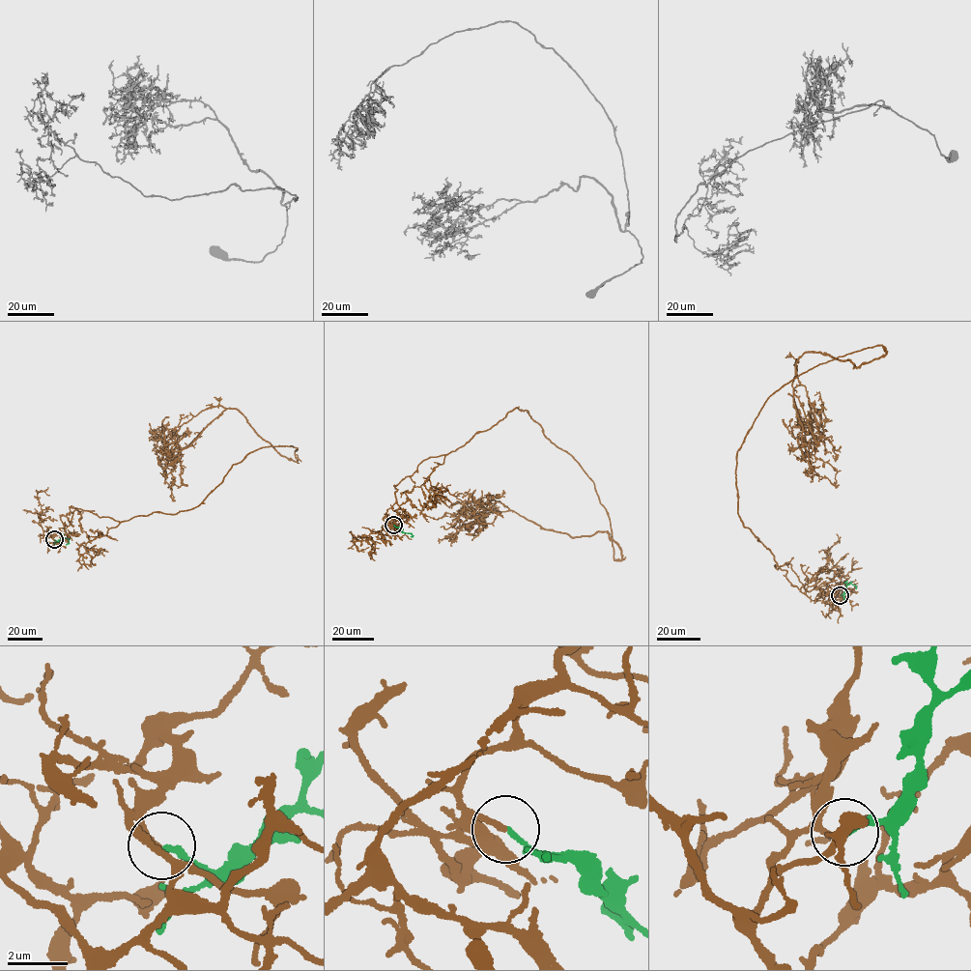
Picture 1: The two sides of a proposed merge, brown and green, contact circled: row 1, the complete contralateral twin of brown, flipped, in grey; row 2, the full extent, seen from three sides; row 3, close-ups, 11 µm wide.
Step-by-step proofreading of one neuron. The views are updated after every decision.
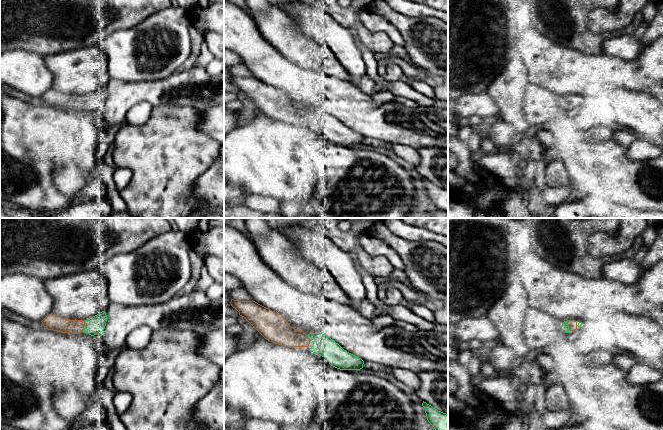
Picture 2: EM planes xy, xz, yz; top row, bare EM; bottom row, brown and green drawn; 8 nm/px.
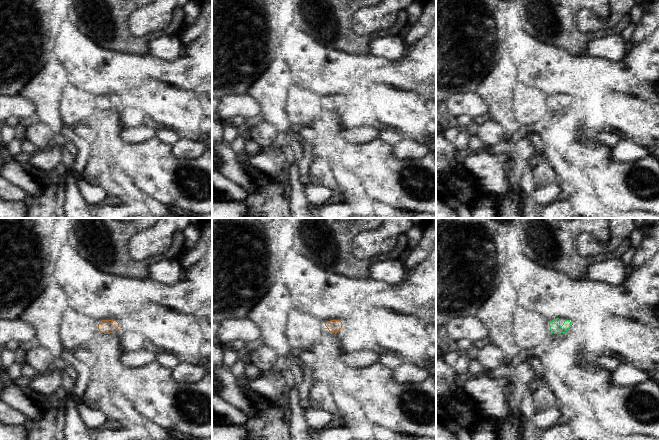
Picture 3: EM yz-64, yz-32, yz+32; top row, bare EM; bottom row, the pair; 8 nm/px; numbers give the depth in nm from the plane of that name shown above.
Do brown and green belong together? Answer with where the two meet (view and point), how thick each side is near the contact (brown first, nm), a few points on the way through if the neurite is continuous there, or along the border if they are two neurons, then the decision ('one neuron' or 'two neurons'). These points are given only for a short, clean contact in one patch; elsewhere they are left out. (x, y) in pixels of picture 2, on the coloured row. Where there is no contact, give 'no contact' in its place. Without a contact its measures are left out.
meets brown in xy at (84, 325); 130 nm thick on the brown side, 150 nm on the other; one neuron

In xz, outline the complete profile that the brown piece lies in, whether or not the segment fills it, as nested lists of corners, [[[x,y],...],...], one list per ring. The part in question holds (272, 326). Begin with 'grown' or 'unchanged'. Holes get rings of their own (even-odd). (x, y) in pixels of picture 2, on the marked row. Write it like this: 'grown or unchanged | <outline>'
grown | [[[231,299],[230,304],[239,312],[240,316],[244,317],[246,321],[248,321],[265,339],[270,342],[288,348],[294,348],[308,347],[312,341],[313,346],[309,348],[309,351],[324,357],[331,366],[340,370],[360,370],[363,368],[364,361],[361,358],[344,350],[338,343],[325,334],[309,333],[306,335],[303,331],[291,327],[288,321],[281,314],[278,314],[253,300],[239,301]]]

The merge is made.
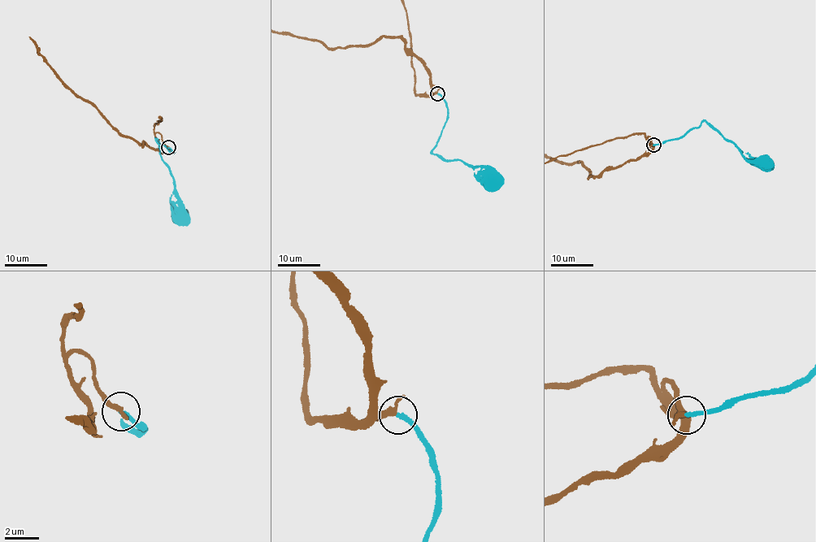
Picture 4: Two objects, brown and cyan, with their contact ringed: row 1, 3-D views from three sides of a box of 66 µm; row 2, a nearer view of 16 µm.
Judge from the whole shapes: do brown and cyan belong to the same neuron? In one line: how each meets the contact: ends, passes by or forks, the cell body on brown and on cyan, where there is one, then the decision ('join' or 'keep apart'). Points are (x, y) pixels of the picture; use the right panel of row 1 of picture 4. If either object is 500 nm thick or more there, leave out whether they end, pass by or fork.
brown passes by; cyan ends; soma brown none; soma cyan (764, 163); join

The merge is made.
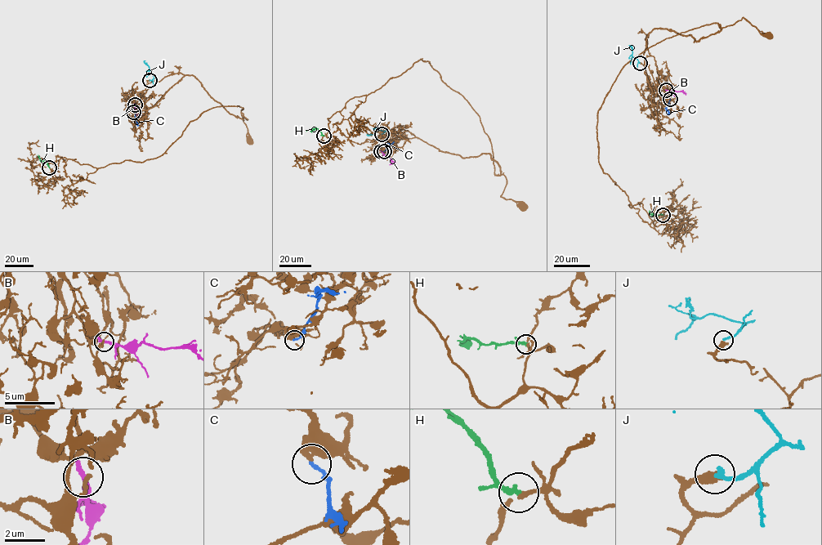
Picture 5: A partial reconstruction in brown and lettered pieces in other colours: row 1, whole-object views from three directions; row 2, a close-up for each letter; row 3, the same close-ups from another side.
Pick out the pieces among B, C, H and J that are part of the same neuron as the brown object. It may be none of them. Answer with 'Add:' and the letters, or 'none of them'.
Add: J

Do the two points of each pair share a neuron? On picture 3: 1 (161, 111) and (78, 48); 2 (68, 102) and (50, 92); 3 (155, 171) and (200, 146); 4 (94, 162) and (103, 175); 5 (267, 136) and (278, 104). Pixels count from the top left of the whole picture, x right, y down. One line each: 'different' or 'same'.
1: different
2: different
3: different
4: same
5: different

